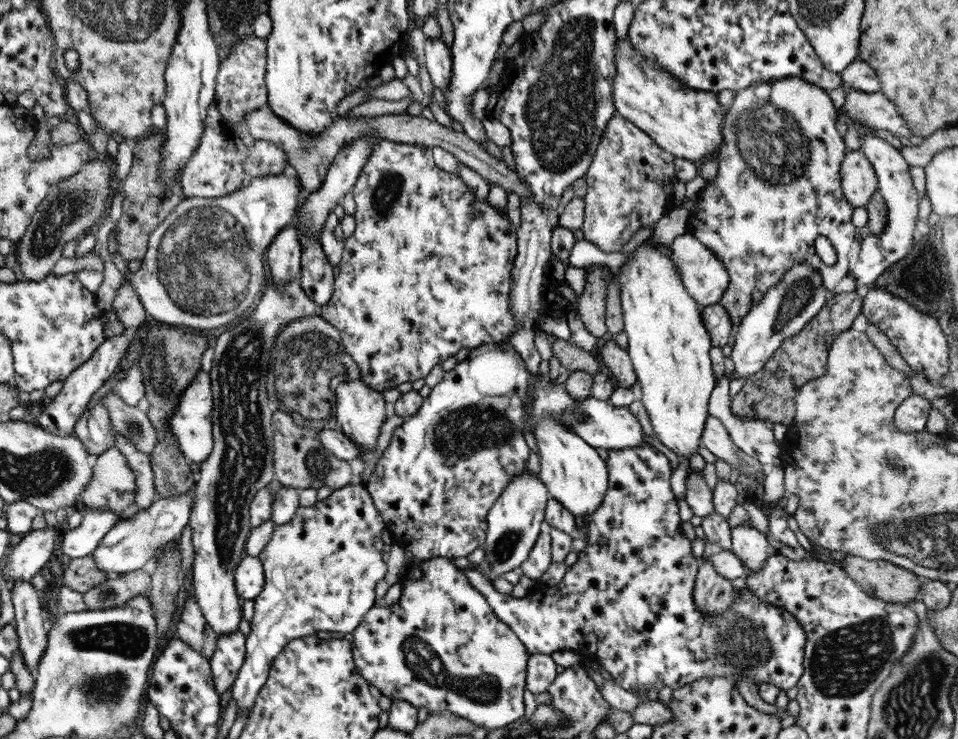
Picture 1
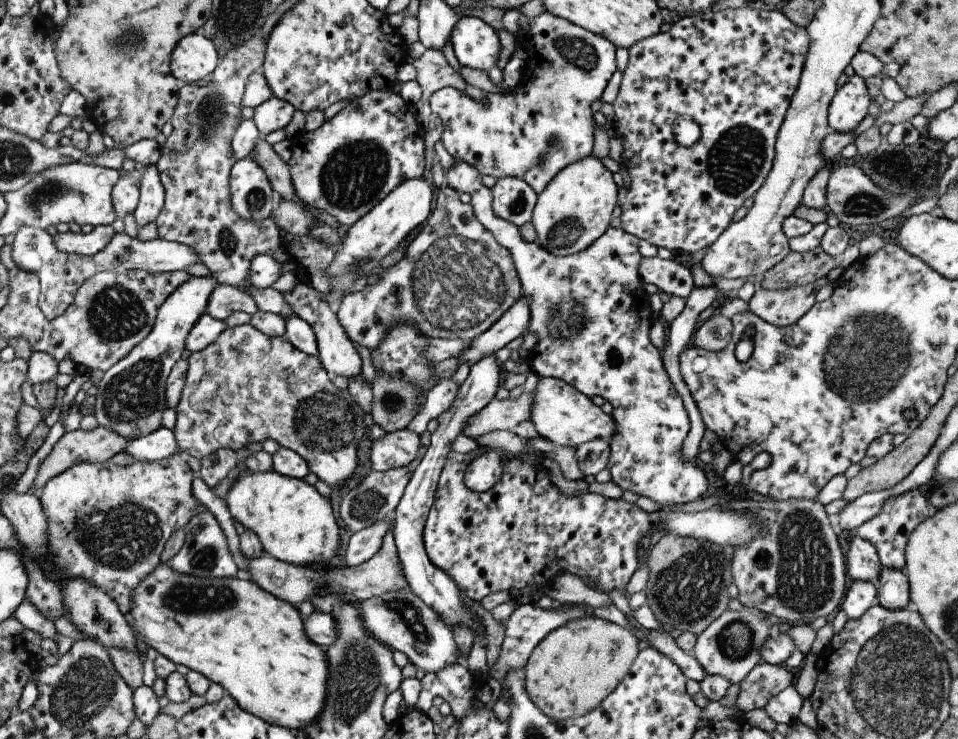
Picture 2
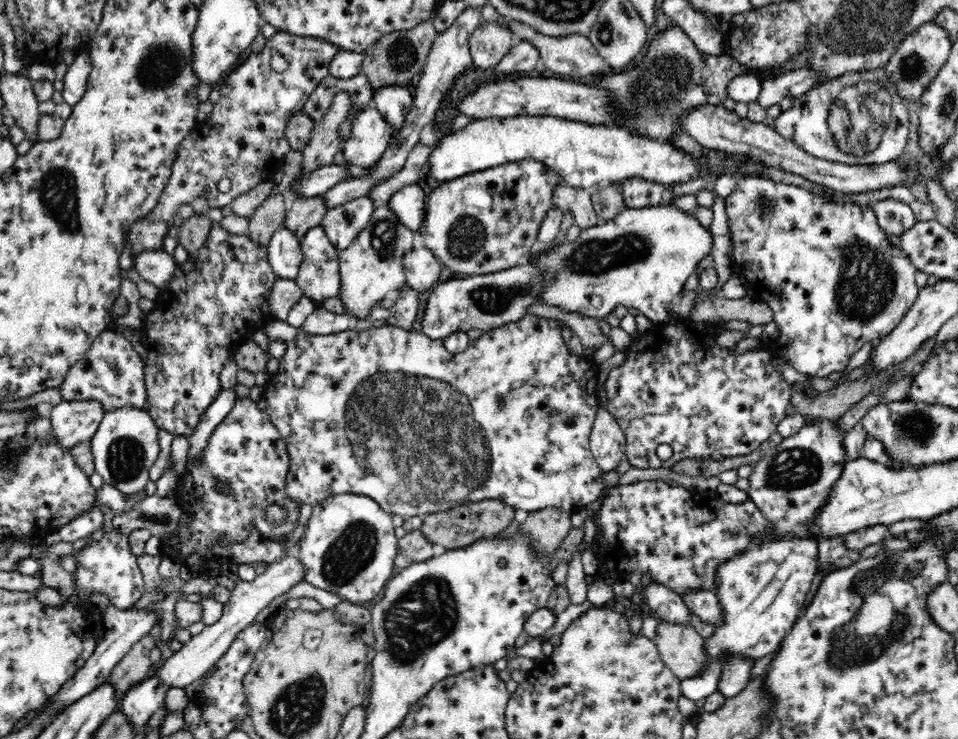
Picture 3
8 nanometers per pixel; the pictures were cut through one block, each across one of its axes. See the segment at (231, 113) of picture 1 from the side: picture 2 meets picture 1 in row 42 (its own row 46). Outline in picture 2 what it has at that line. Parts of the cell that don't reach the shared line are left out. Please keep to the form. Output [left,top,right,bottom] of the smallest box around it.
[155,31,296,320]

